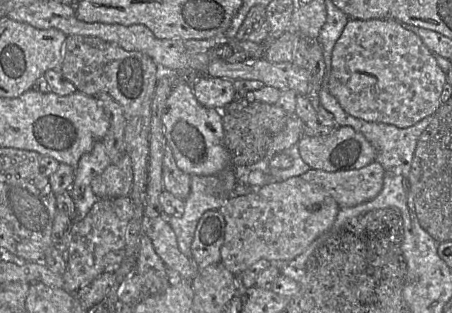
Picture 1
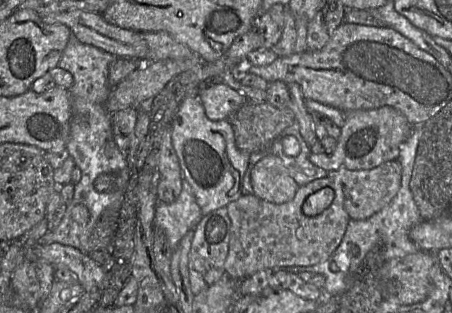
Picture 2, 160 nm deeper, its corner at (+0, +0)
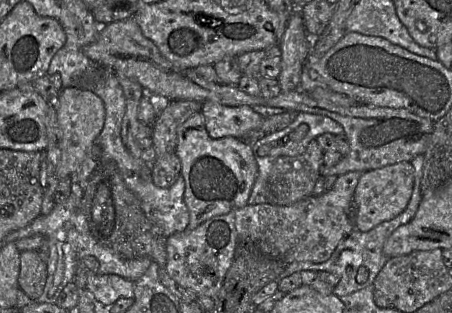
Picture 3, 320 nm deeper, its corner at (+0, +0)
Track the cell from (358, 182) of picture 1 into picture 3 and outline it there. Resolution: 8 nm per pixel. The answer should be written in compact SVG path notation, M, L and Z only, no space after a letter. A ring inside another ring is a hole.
M398 162L364 172L354 193L354 201L358 208L355 228L361 232L368 232L382 222L398 216L406 209L413 188L414 167L411 162Z

